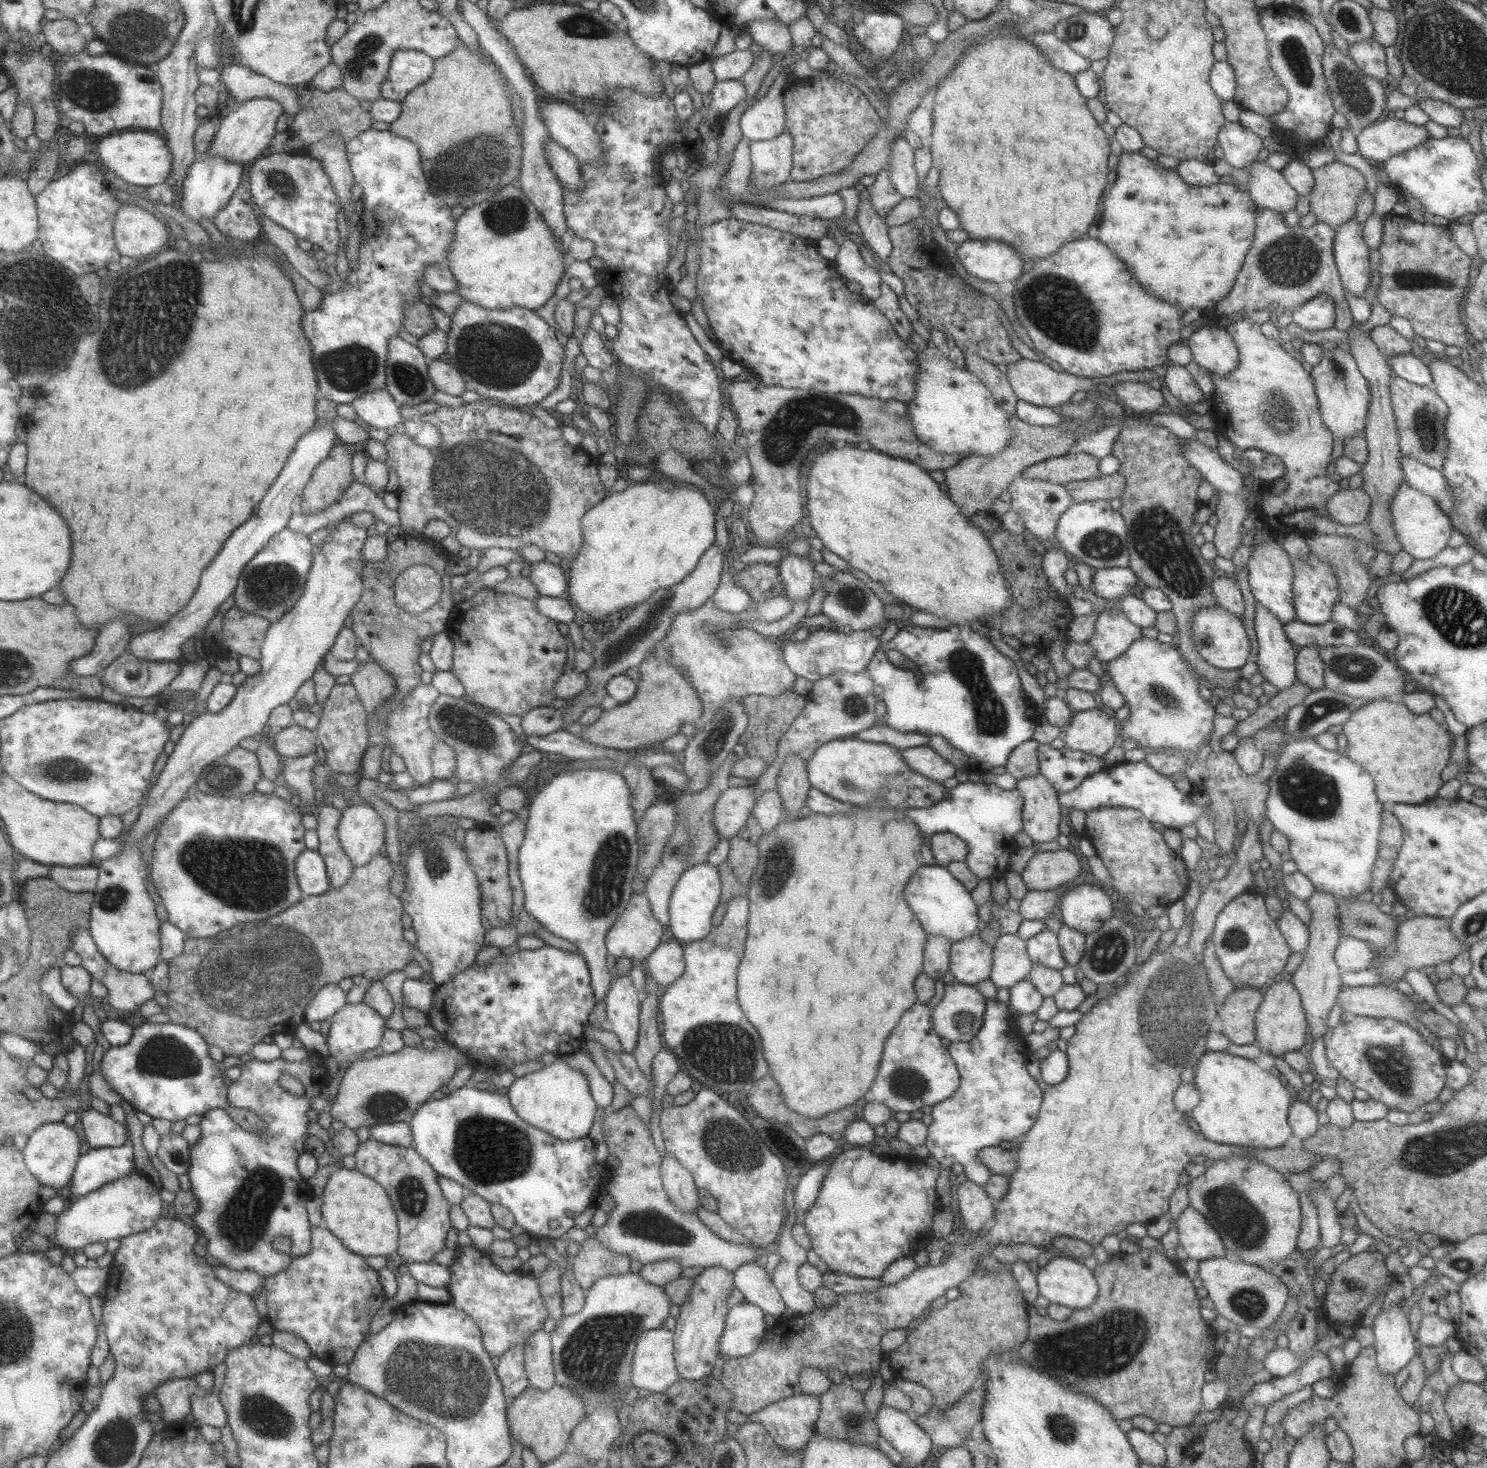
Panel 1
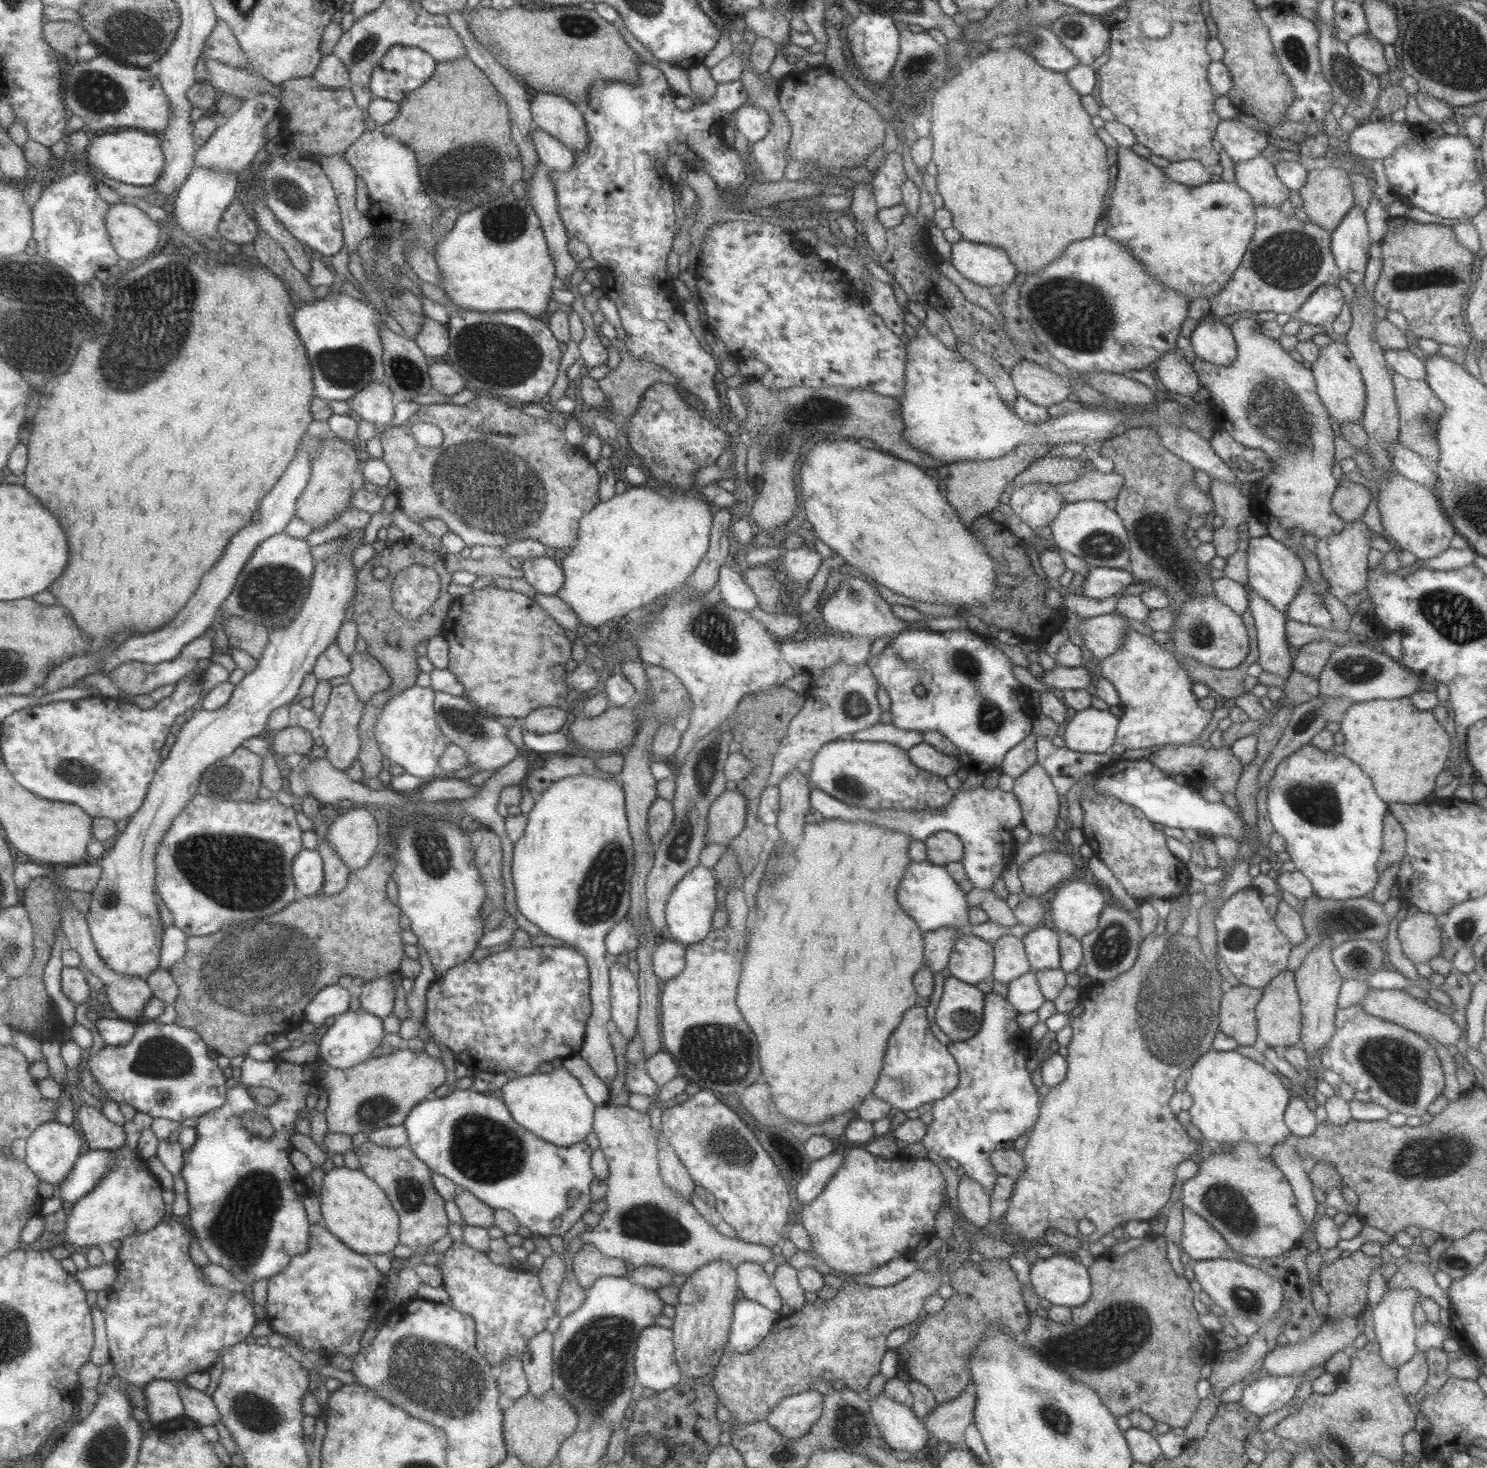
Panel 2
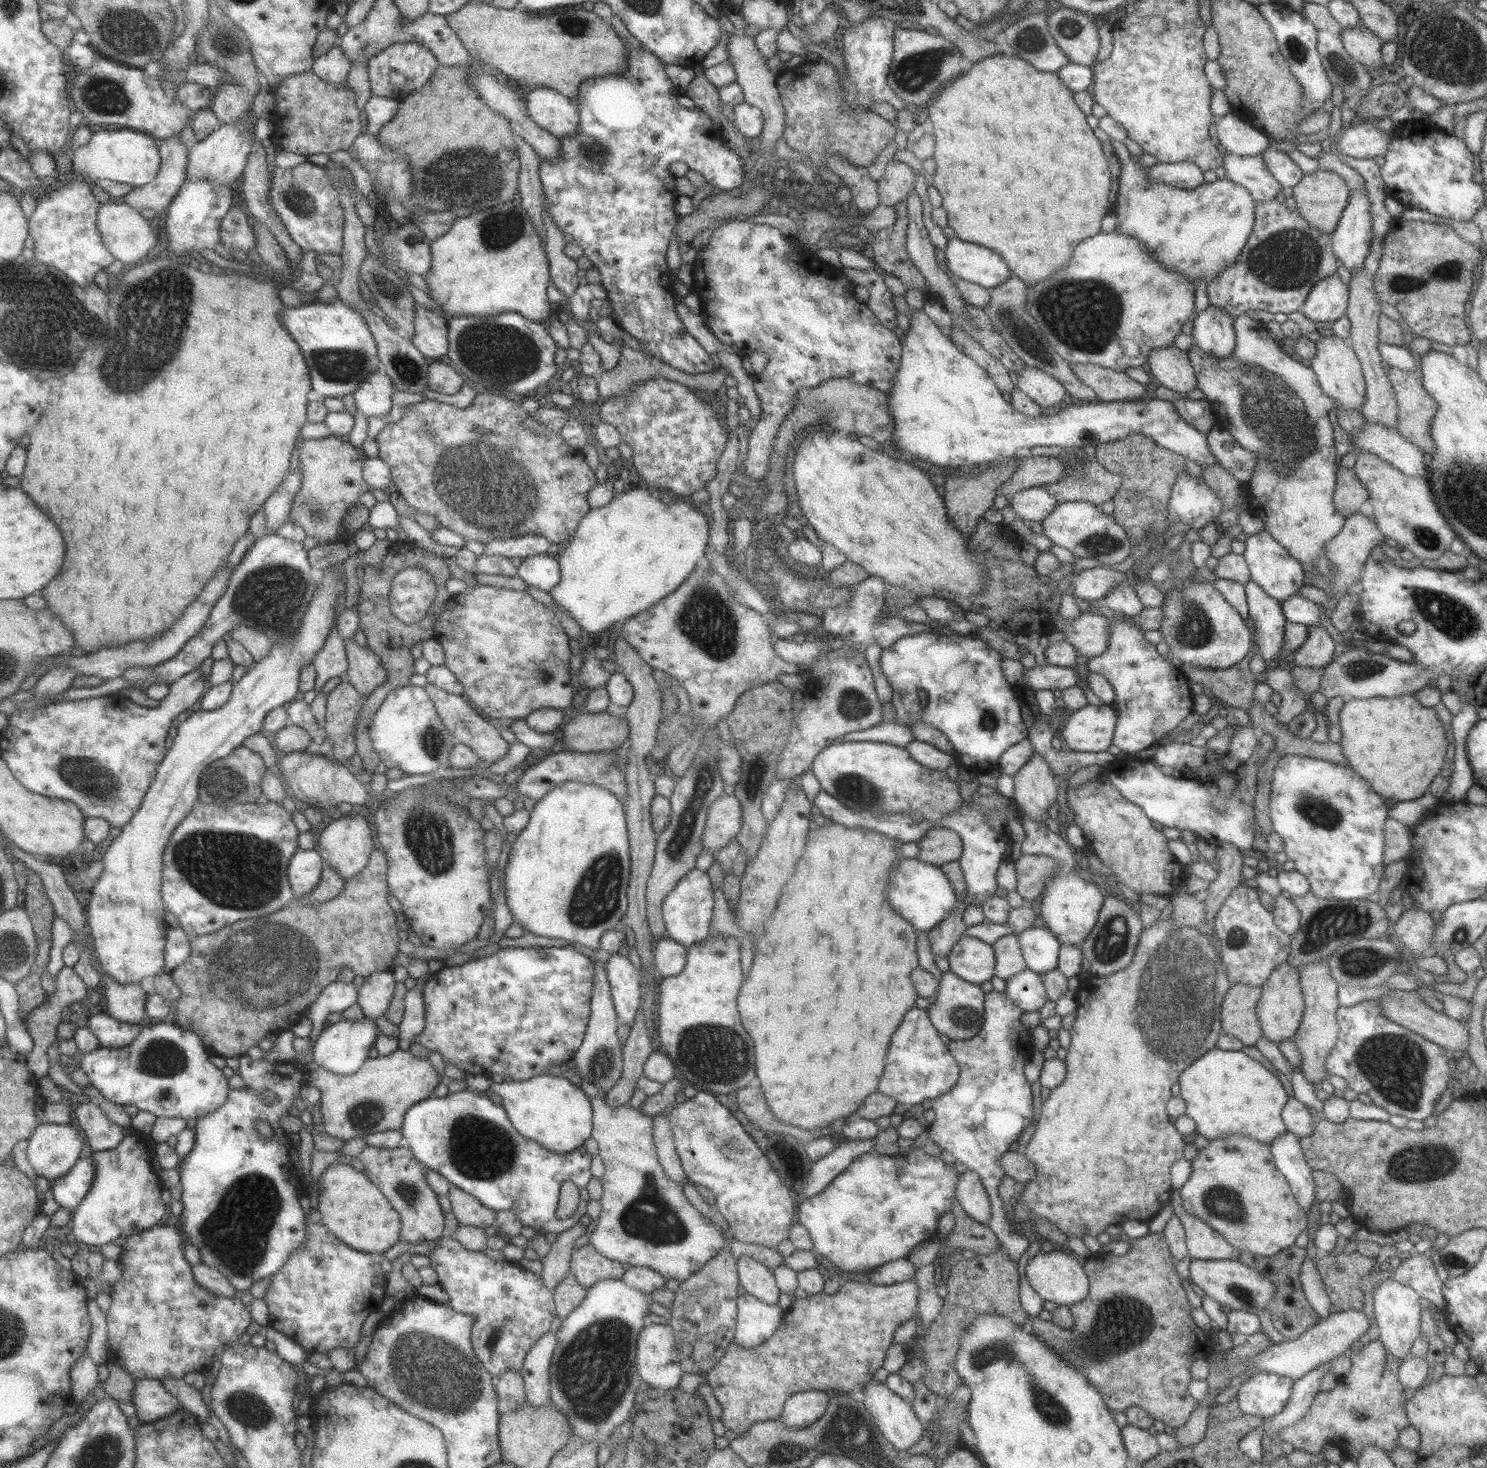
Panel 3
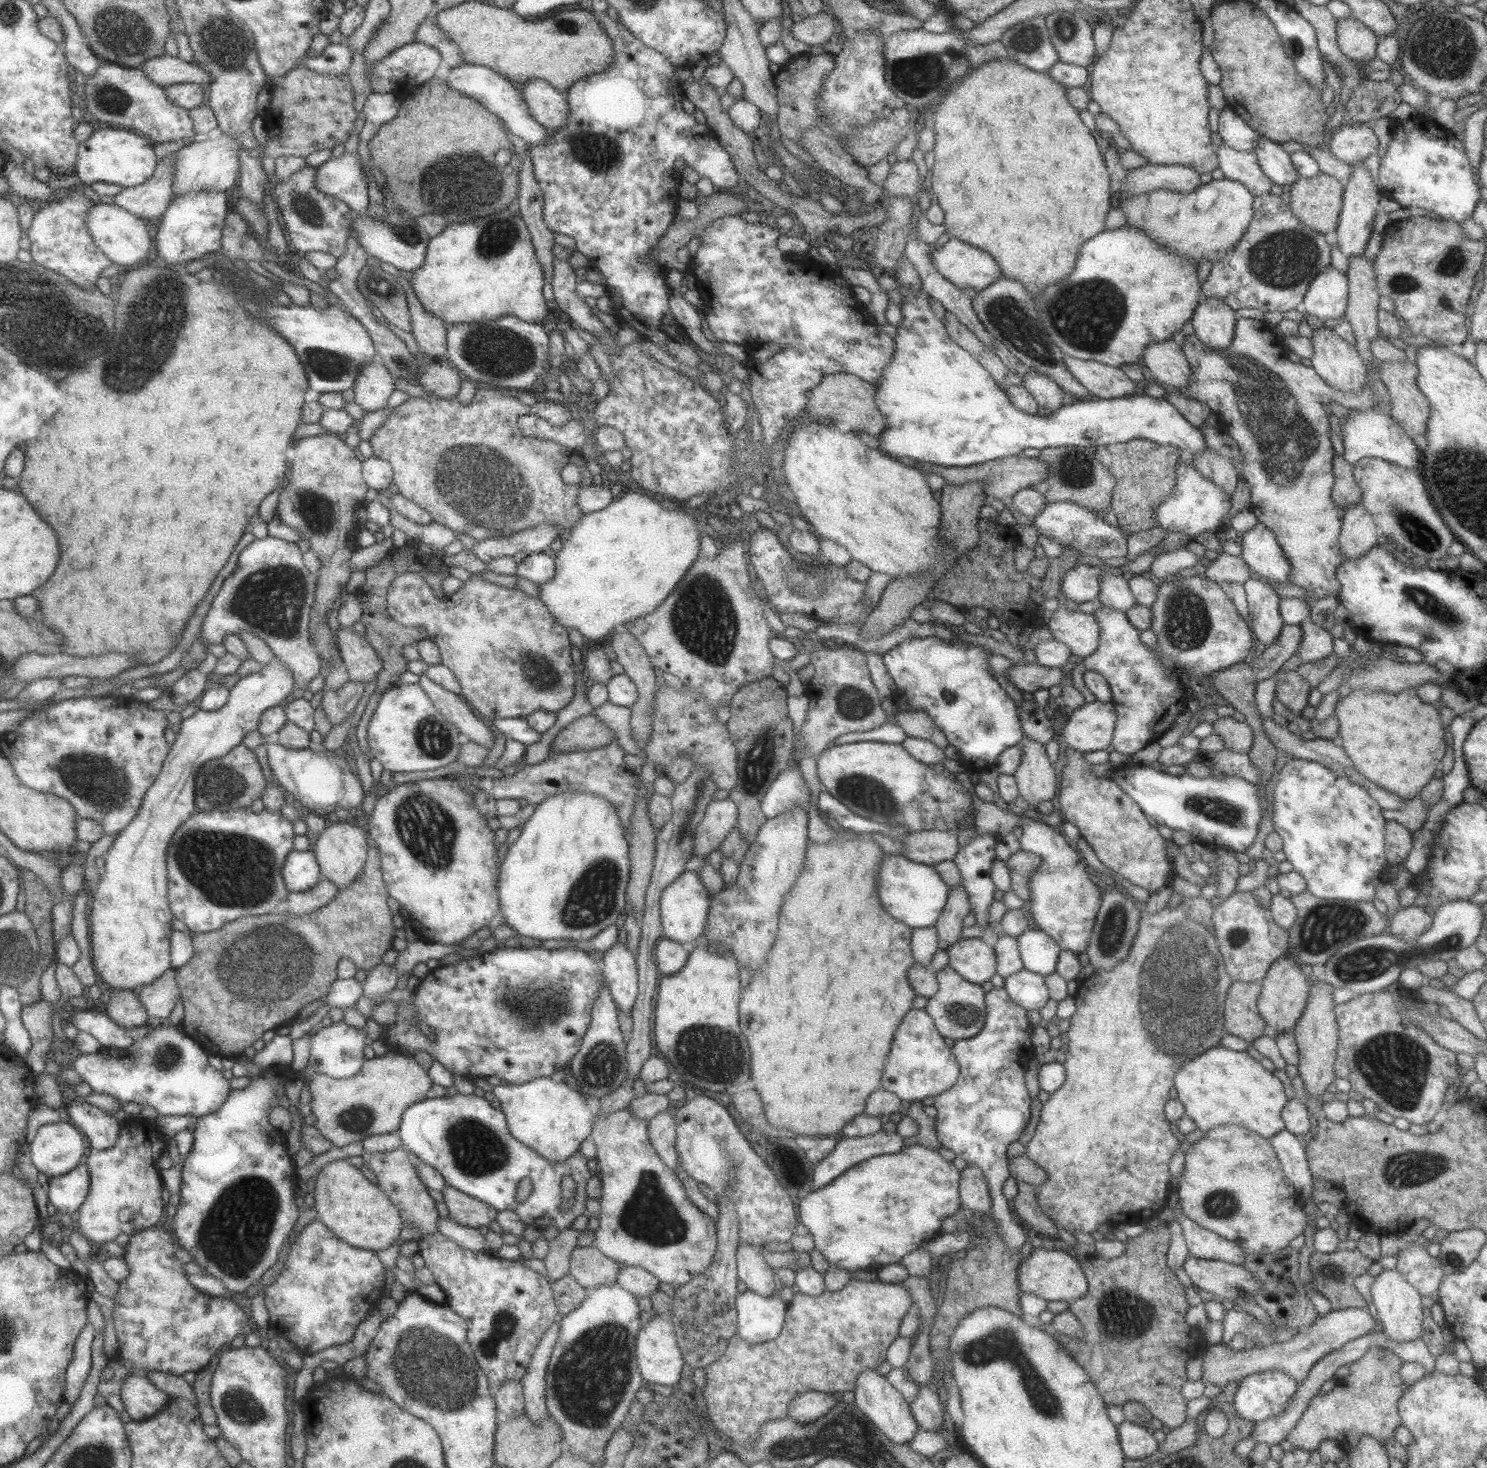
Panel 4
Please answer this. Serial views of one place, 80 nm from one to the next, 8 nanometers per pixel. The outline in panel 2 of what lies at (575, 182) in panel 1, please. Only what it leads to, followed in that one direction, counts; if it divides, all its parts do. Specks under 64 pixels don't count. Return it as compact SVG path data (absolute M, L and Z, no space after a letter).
M537 127L530 130L529 134L541 164L557 171L567 171L574 164L575 152L560 143L560 140Z

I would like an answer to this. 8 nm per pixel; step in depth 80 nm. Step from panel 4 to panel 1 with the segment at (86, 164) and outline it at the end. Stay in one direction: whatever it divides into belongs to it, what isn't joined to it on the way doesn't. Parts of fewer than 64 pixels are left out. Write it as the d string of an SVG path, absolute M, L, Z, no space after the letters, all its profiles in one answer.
M129 130L116 135L108 135L99 145L99 153L105 168L136 186L149 187L166 183L171 177L174 164L174 153L170 149L168 138L162 132Z

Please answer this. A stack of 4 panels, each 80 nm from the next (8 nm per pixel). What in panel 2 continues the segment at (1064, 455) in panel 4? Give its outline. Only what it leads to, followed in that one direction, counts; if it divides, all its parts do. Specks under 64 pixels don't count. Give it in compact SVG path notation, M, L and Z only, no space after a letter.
M1090 461L1078 478L1066 484L1057 484L1056 489L1062 494L1066 503L1084 500L1104 503L1116 498L1123 484L1124 477L1121 474L1114 471L1102 473Z

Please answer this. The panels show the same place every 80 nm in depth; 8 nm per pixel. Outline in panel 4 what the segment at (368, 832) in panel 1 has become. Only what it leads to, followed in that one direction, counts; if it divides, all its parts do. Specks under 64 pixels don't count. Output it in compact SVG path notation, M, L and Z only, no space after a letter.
M354 820L338 821L326 827L322 835L315 840L313 852L321 867L321 878L336 884L340 891L348 888L362 872L367 861L369 833Z

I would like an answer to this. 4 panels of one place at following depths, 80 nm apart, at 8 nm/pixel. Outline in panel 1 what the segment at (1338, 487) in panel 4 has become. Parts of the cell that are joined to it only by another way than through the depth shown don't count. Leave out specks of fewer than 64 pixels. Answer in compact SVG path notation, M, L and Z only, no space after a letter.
M1345 483L1327 500L1327 511L1332 520L1345 525L1366 522L1371 511L1370 495L1361 487L1350 488Z

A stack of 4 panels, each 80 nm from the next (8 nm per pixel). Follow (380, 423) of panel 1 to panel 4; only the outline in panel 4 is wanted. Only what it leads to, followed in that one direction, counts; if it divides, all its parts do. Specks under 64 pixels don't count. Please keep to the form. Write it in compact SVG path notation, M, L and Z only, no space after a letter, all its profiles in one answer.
M380 360L366 364L359 370L355 380L355 402L365 413L374 412L387 406L390 394L396 390L394 376Z

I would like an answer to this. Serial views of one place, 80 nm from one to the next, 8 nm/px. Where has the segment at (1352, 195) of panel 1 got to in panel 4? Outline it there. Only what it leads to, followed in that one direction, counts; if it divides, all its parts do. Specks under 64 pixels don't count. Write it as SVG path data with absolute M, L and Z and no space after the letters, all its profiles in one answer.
M1321 172L1312 178L1298 178L1291 184L1289 207L1300 224L1333 236L1343 203L1343 184Z

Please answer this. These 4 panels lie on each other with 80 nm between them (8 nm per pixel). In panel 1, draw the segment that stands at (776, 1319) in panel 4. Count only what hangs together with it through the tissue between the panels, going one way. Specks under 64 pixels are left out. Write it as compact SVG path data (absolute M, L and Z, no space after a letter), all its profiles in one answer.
M746 1300L729 1309L728 1315L726 1315L726 1328L720 1339L722 1357L738 1358L742 1355L749 1355L757 1349L768 1329L764 1313L759 1306Z

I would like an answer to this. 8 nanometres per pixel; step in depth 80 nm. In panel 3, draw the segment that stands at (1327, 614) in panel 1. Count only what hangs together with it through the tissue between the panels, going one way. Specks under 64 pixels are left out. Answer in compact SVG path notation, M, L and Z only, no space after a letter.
M1302 594L1284 600L1281 607L1287 622L1306 626L1322 626L1332 637L1340 634L1332 625L1332 620L1326 619L1324 609L1320 609L1320 605L1307 600Z

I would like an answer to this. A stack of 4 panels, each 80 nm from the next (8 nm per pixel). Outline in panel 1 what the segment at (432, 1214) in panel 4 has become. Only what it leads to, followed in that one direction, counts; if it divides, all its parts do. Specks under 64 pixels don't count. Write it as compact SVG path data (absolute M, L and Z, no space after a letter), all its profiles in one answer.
M372 1138L358 1145L356 1152L356 1168L365 1176L371 1177L376 1183L384 1187L391 1198L394 1210L397 1212L399 1226L399 1247L397 1252L404 1262L404 1267L410 1263L425 1263L432 1261L436 1253L445 1248L446 1235L452 1230L450 1203L443 1195L438 1185L438 1174L431 1168L430 1163L424 1160L418 1151L412 1147L398 1147L384 1144Z

